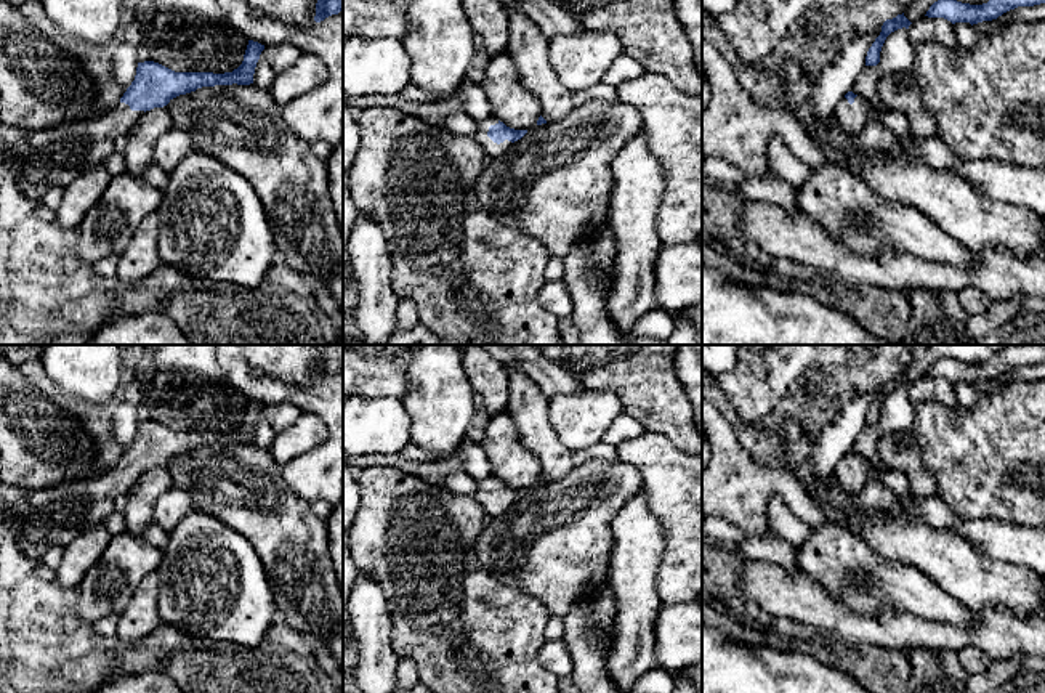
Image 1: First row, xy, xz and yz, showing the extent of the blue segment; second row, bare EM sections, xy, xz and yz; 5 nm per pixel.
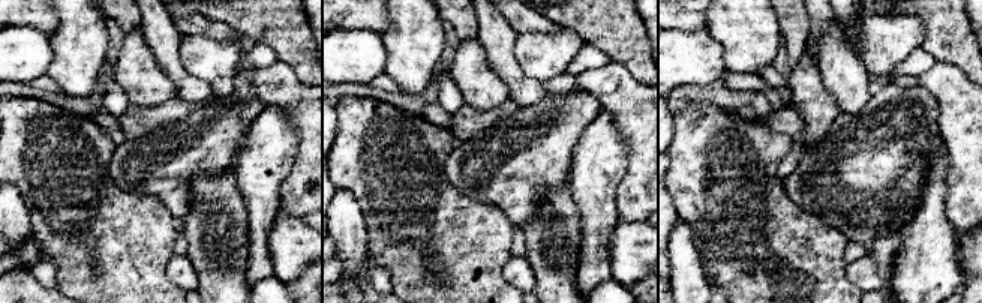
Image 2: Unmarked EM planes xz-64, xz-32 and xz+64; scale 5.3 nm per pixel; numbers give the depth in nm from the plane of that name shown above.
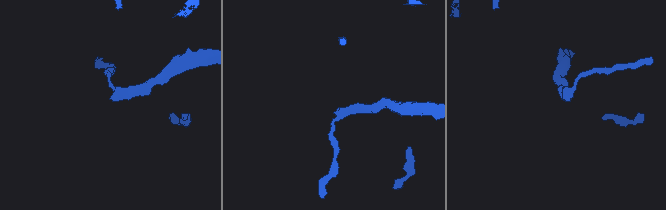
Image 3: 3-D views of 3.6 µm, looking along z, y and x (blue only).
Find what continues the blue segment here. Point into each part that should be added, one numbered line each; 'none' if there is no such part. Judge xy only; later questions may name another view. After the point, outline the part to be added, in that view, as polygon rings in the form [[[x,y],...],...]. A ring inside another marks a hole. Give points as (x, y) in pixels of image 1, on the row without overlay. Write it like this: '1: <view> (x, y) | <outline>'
1: xy (138, 515) | [[[163,467],[146,470],[128,491],[128,504],[123,512],[127,531],[141,536],[154,521],[157,499],[173,486],[171,473]]]

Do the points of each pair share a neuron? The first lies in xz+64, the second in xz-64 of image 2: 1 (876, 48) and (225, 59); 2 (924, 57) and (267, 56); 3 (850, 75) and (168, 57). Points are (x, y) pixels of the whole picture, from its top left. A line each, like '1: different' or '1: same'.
1: same
2: same
3: same

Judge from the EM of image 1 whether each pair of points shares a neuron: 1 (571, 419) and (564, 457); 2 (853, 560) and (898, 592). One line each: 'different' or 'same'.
1: different
2: same

